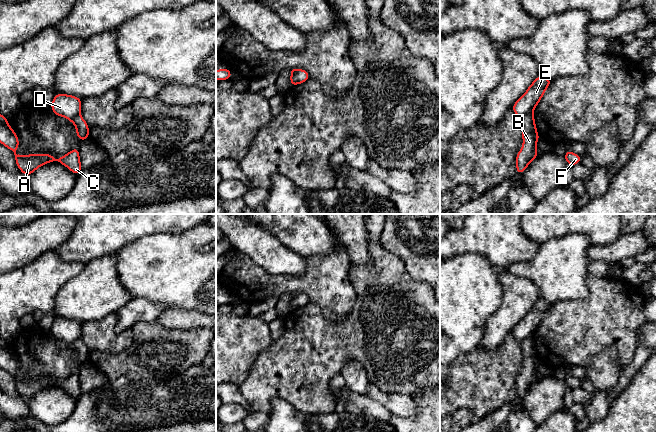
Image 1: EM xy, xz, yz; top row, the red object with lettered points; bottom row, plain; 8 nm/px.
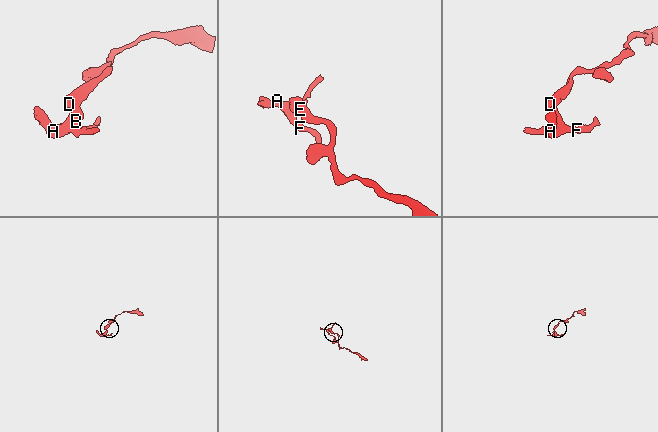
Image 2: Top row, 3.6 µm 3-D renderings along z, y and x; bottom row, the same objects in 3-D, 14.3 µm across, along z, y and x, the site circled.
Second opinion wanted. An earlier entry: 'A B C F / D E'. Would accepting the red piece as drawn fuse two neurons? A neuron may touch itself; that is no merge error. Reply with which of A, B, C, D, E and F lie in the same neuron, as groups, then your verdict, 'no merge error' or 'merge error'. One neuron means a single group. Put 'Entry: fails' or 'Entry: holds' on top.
Entry: holds
A B C F / D E | merge error

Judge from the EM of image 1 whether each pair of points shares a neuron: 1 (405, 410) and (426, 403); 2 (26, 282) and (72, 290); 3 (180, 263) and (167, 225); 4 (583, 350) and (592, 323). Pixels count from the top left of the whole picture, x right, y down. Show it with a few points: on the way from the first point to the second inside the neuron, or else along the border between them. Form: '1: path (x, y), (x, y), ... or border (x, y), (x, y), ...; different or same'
1: border (415, 399), (417, 412), (413, 416), (395, 415); different
2: border (78, 273), (60, 288), (52, 310); different
3: border (192, 227), (177, 233), (152, 233), (146, 236); different
4: path (583, 343), (588, 330); same

